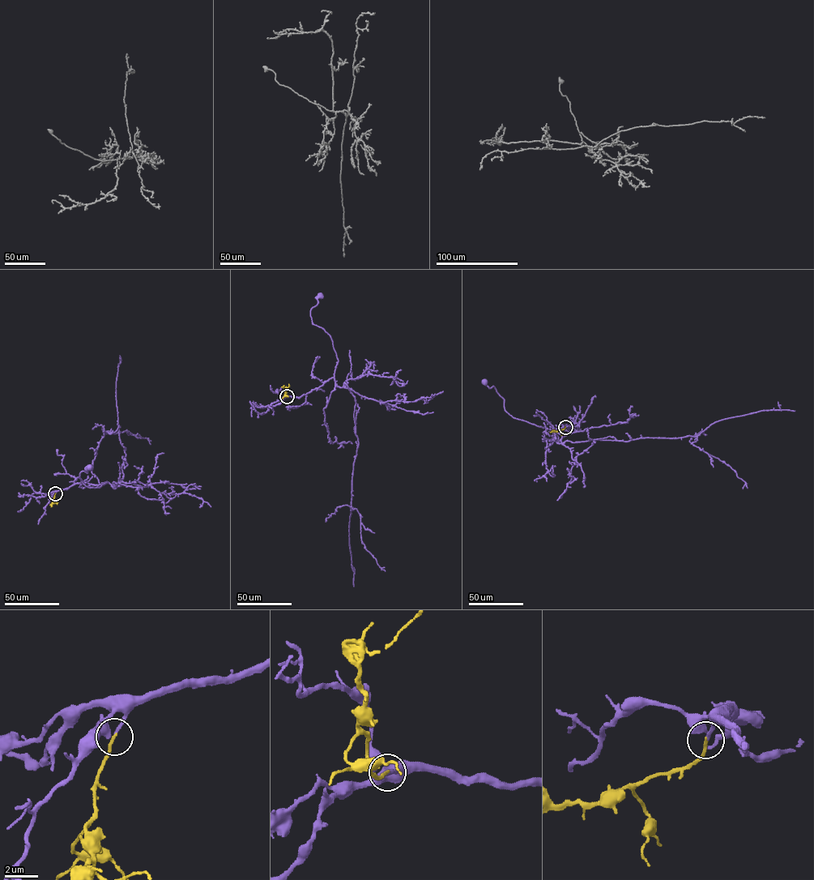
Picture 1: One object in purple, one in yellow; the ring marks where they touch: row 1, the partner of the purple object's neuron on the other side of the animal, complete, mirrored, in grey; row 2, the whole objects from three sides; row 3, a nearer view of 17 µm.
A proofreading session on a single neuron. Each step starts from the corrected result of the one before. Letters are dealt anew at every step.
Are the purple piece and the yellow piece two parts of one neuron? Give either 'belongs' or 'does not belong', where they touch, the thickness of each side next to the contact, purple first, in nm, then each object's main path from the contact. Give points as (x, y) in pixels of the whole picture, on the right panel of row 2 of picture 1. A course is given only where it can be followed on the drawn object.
belongs | (565, 427) | 160/180 nm | purple via (565, 427), (553, 431), (513, 417), (495, 387), (484, 382) | yellow via (565, 427), (550, 432)

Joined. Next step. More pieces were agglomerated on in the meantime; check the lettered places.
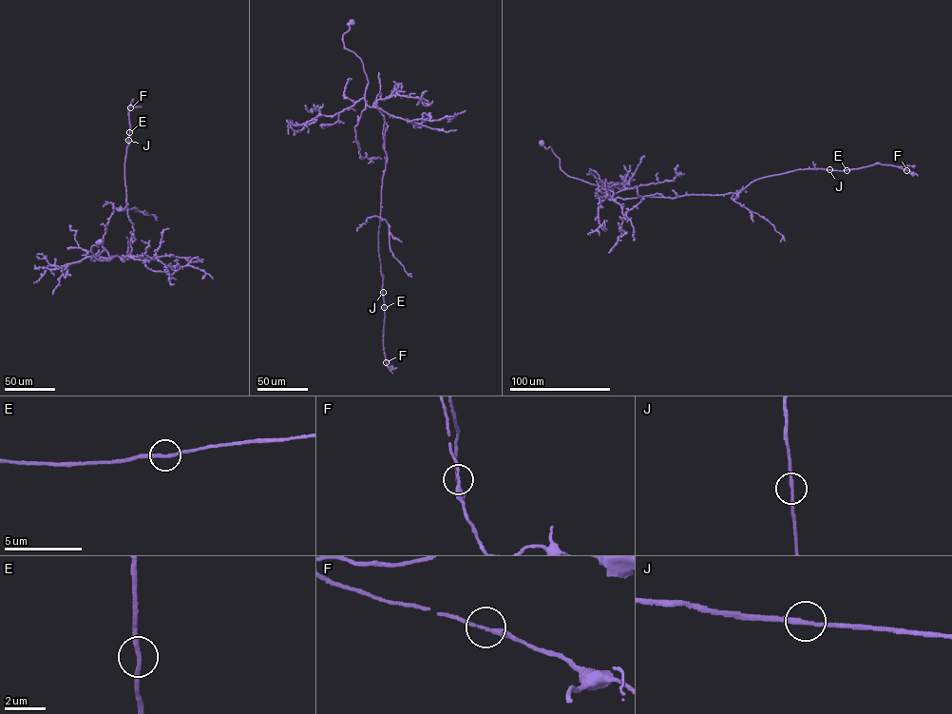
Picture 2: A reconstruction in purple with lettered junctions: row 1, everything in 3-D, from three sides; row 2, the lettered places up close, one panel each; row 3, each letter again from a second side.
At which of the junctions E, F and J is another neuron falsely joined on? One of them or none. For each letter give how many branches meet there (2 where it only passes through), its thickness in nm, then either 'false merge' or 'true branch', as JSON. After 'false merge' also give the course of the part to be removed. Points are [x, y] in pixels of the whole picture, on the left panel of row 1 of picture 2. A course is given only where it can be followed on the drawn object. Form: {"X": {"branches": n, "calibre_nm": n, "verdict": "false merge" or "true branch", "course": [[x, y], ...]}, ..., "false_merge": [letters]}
{"E": {"branches": 2, "calibre_nm": 240, "verdict": "true branch"}, "F": {"branches": 2, "calibre_nm": 220, "verdict": "true branch"}, "J": {"branches": 2, "calibre_nm": 190, "verdict": "true branch"}, "false_merge": []}

